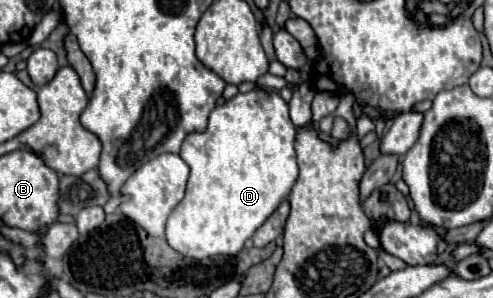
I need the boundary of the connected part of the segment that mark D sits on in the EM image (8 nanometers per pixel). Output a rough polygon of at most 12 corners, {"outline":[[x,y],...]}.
{"outline":[[237,93],[191,133],[167,243],[237,255],[289,195],[279,93]]}

